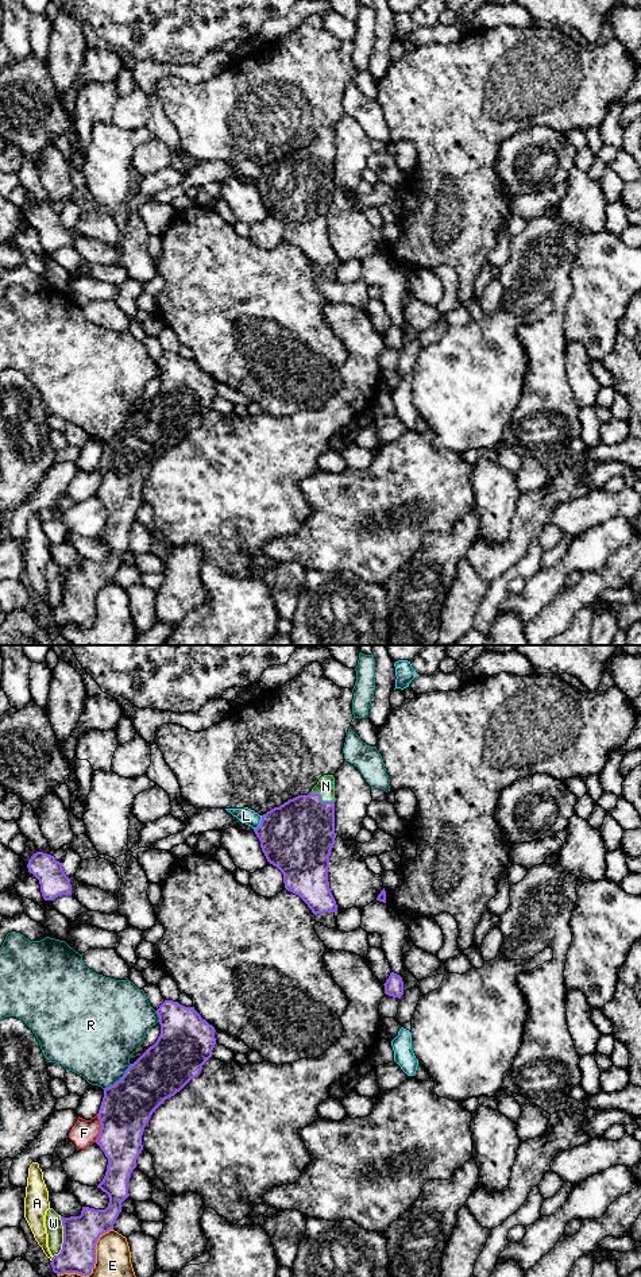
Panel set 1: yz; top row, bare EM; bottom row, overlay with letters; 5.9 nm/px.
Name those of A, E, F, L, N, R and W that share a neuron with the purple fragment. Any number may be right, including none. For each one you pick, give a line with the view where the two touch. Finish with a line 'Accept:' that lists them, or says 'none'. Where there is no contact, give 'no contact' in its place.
N: yz
Accept: N

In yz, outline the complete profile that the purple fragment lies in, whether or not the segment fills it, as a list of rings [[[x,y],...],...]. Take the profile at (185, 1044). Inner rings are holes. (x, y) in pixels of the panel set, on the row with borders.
[[[165,1000],[157,1010],[161,1034],[113,1085],[104,1089],[99,1110],[100,1133],[96,1143],[108,1158],[107,1172],[97,1185],[109,1197],[105,1210],[82,1207],[80,1216],[63,1218],[63,1243],[58,1255],[51,1258],[53,1272],[57,1274],[77,1273],[89,1276],[96,1264],[96,1243],[99,1238],[113,1230],[121,1212],[121,1203],[130,1196],[128,1181],[136,1168],[136,1160],[143,1150],[142,1135],[152,1112],[163,1102],[179,1092],[192,1079],[197,1077],[202,1065],[212,1057],[216,1045],[215,1027],[209,1025],[194,1007],[185,1007],[178,1002]]]

